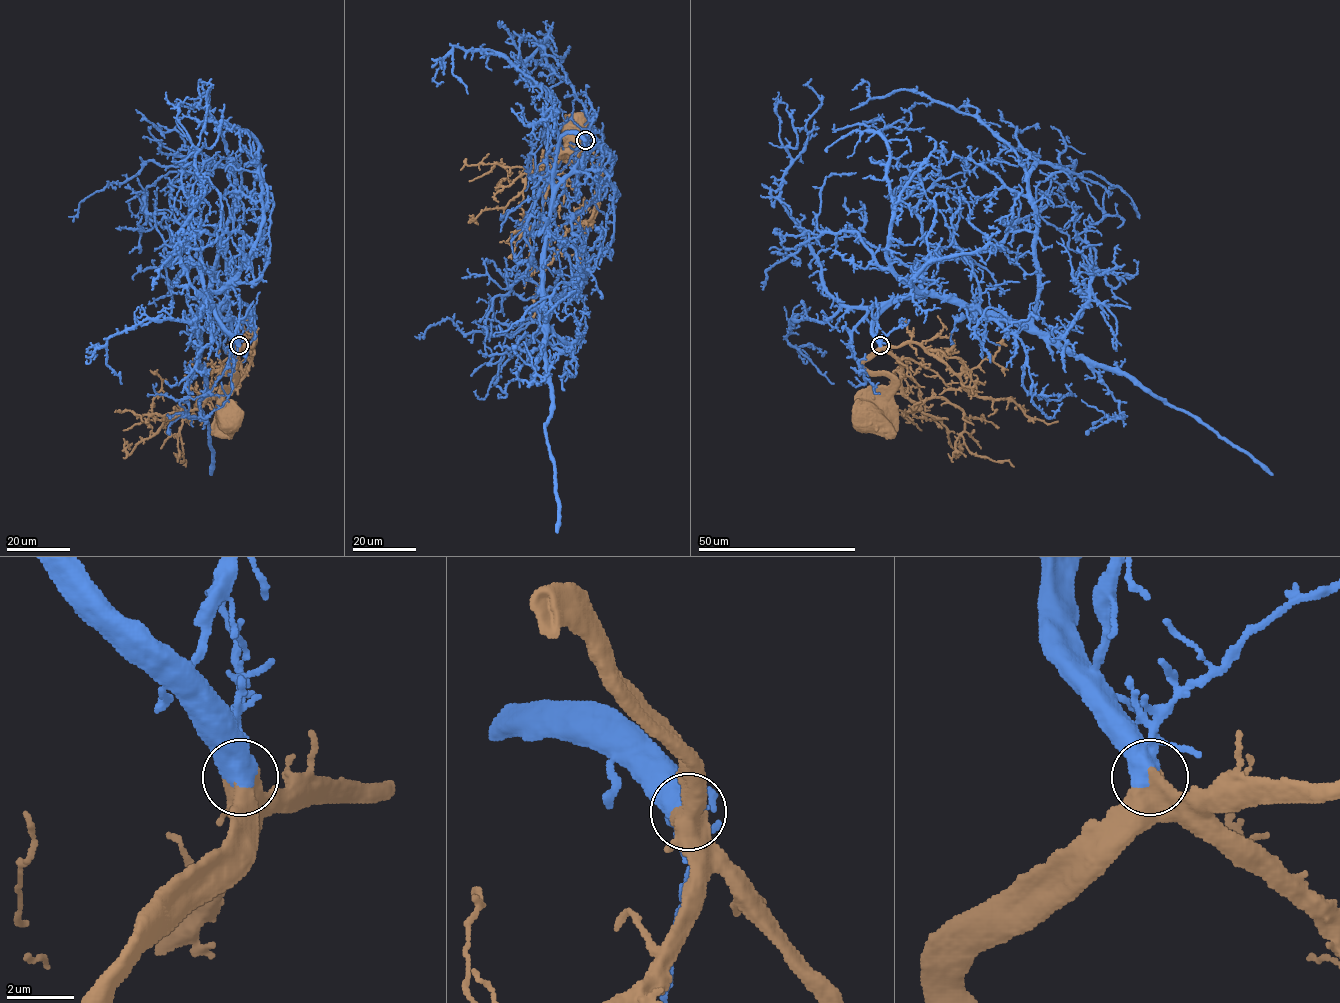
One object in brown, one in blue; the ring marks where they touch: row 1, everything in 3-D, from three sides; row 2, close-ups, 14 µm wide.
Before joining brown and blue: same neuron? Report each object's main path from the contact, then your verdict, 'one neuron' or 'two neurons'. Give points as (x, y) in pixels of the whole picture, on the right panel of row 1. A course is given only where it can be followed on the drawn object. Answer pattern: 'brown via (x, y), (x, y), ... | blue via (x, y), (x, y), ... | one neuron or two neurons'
brown via (881, 345), (863, 363), (869, 370), (884, 374), (891, 383), (868, 406), (869, 415) | blue via (881, 345), (873, 321), (923, 295), (1027, 321), (1035, 212), (1018, 155), (976, 117), (908, 90), (852, 90) | one neuron

